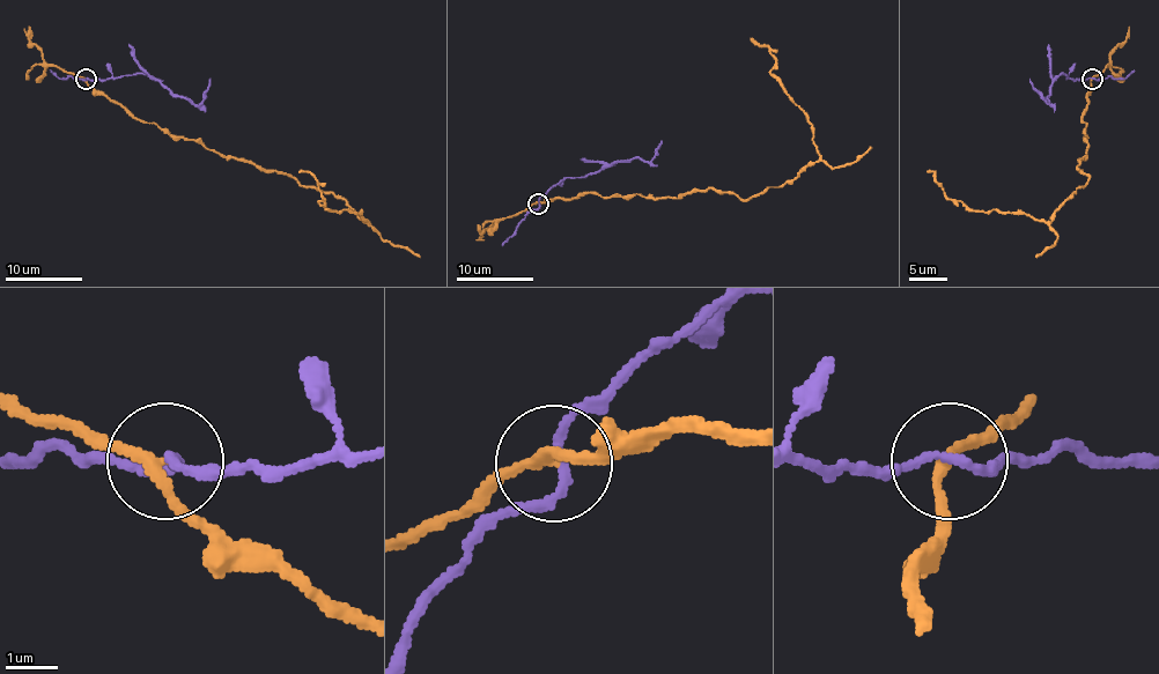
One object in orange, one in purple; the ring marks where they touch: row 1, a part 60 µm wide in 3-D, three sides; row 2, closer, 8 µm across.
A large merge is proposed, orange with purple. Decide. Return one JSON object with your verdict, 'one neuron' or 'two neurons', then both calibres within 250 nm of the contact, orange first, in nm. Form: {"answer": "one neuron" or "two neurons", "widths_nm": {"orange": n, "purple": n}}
{"answer": "two neurons", "widths_nm": {"orange": 190, "purple": 150}}

